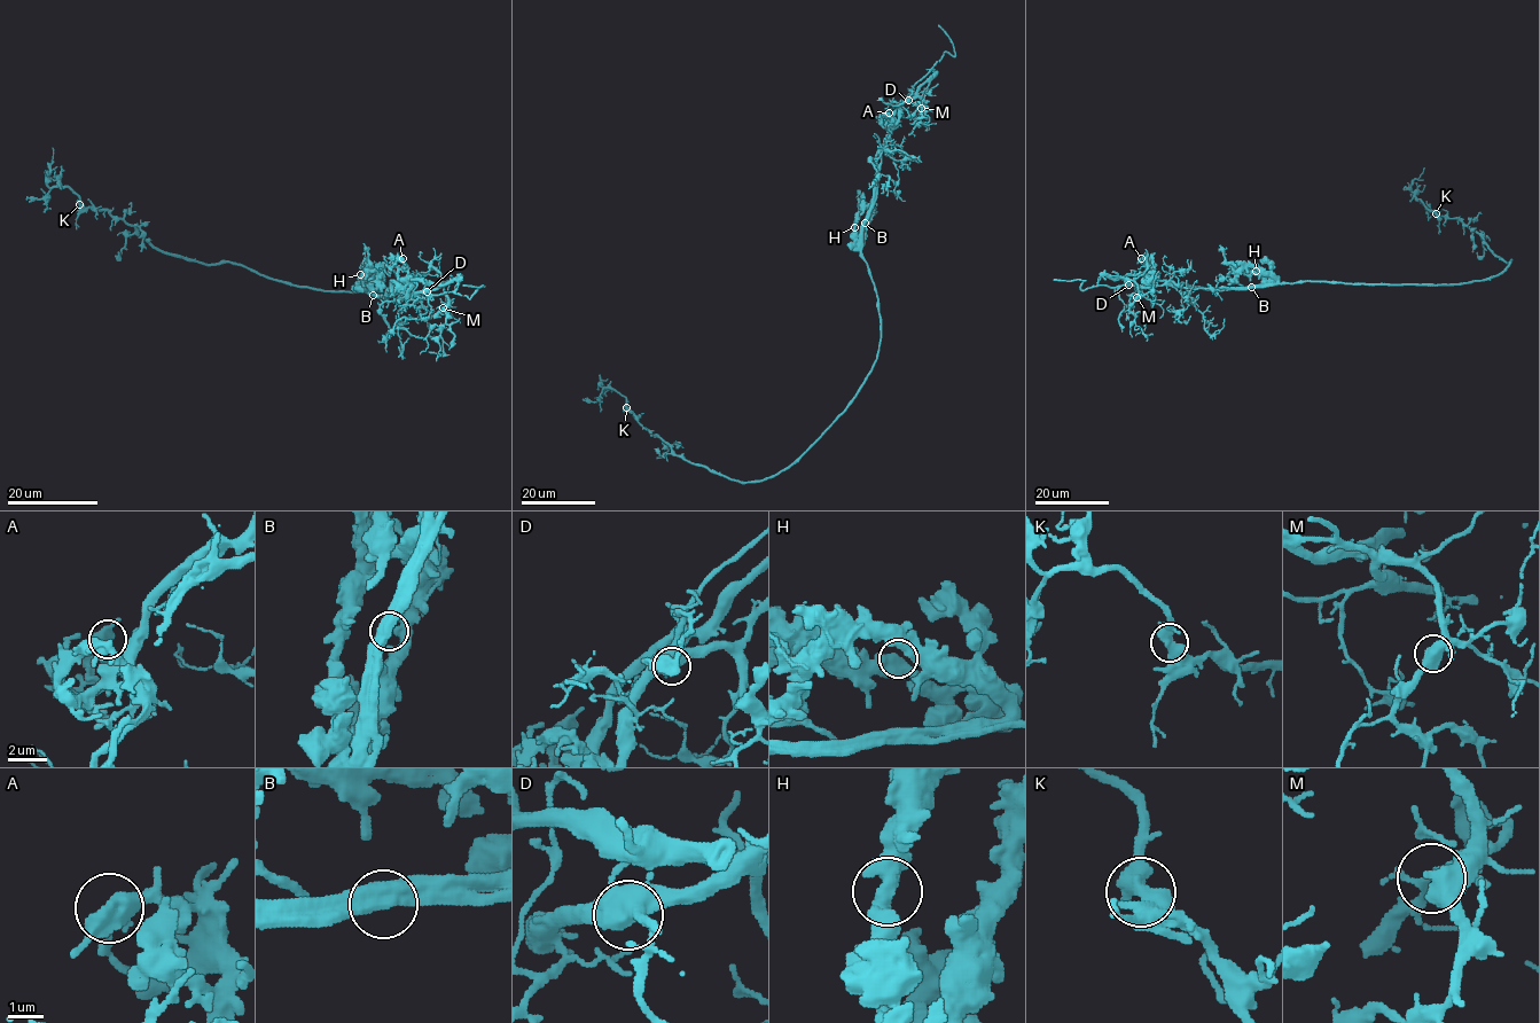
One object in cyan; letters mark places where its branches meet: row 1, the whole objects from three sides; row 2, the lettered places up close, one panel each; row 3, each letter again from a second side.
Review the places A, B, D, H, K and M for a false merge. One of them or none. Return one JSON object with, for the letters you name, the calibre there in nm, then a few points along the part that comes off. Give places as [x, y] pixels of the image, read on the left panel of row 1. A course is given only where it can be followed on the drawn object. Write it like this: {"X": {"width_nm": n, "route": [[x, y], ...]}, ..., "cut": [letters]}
{"B": {"width_nm": 550, "route": [[373, 295], [392, 290], [317, 290], [161, 251], [67, 187], [51, 187], [53, 147]]}, "cut": ["B"]}

